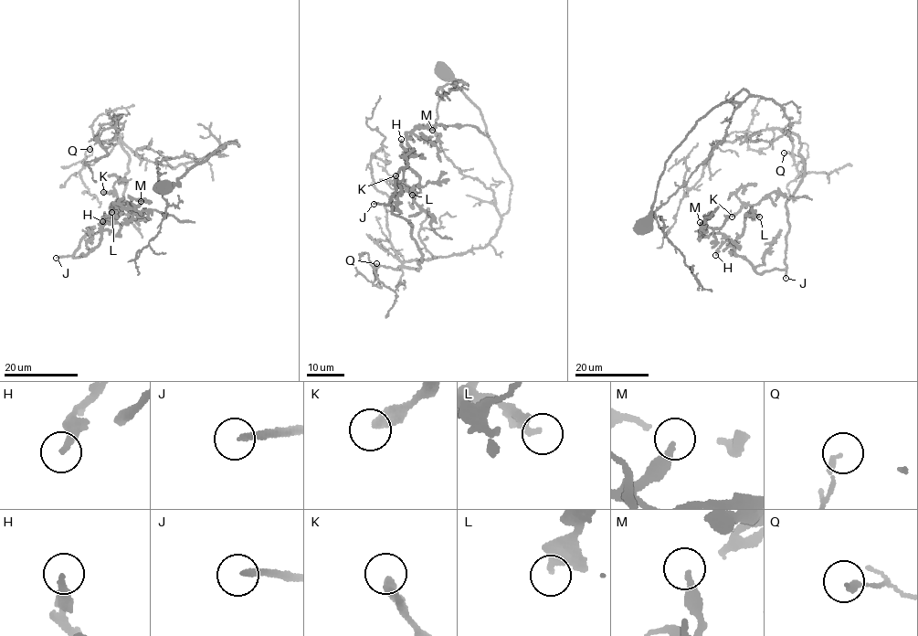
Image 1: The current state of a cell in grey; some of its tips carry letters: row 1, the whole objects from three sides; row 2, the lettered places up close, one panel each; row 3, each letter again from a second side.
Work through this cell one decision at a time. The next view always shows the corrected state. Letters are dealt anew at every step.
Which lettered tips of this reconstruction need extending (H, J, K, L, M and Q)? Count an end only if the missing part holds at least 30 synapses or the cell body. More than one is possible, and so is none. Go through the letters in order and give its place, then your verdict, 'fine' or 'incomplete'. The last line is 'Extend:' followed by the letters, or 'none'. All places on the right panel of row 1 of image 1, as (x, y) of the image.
H: (715, 255) | fine
J: (786, 278) | incomplete
K: (732, 217) | fine
L: (759, 217) | fine
M: (700, 222) | fine
Q: (784, 153) | fine
Extend: J

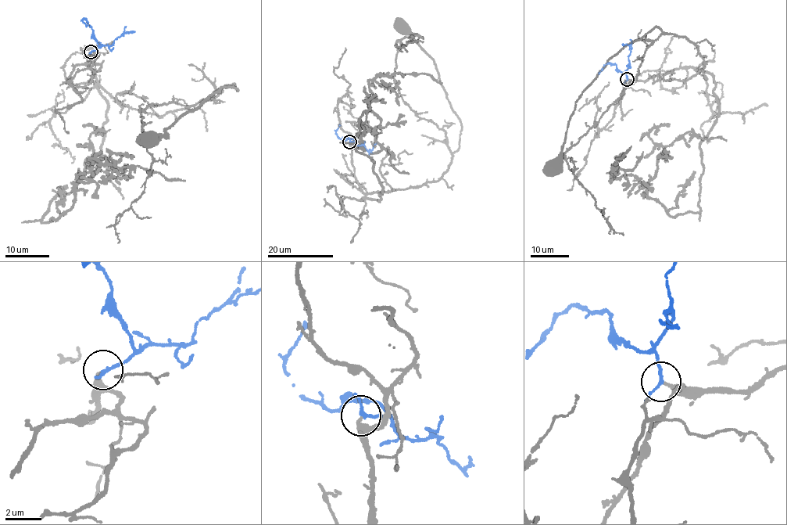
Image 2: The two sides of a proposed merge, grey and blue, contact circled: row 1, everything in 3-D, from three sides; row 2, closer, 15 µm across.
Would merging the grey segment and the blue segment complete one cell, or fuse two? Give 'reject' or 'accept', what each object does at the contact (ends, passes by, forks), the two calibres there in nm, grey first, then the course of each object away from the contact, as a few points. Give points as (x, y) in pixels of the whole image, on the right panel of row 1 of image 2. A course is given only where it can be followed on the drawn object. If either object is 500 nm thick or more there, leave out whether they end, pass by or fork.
accept; grey ends; blue passes by; calibres 220 and 130 nm; course grey (627, 79), (703, 70), (705, 61), (699, 47), (658, 27), (620, 48), (575, 103), (555, 167); course blue (627, 79), (627, 75), (617, 69), (616, 65), (608, 63), (598, 74)

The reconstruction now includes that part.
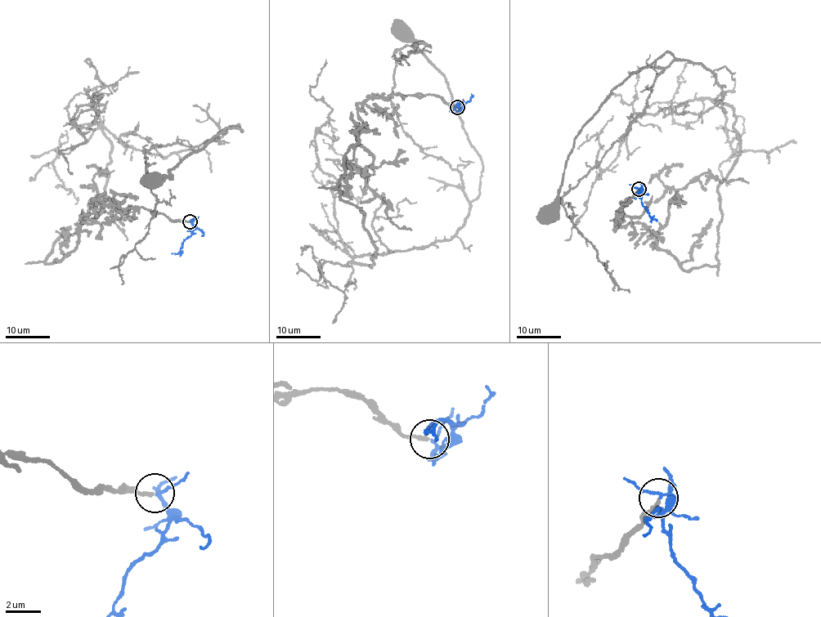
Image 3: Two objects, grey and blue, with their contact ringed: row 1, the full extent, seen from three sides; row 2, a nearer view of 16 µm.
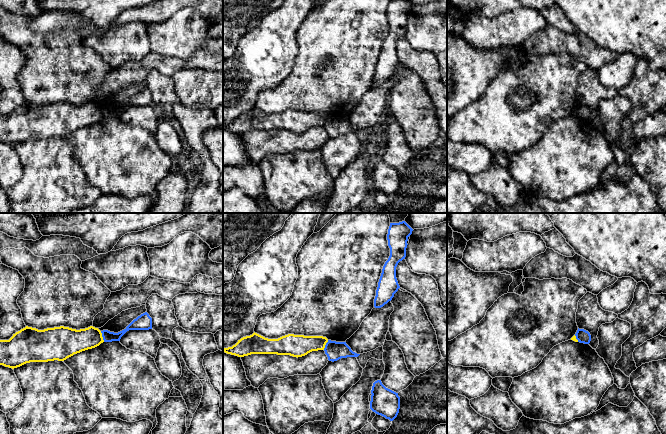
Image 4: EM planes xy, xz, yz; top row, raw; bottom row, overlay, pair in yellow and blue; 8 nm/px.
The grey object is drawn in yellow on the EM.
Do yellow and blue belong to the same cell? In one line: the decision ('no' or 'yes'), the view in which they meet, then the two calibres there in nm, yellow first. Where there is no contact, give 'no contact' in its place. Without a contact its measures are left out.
no | xy | 200/90 nm

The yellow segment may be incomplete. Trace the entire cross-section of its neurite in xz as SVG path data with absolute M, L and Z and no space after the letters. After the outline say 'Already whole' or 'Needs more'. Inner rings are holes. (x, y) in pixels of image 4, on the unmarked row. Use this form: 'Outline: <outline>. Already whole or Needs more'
Outline: M257 109L238 116L232 123L223 124L227 130L244 133L251 130L277 130L302 133L312 127L324 126L328 115L323 112L288 110L278 115L268 115Z. Already whole

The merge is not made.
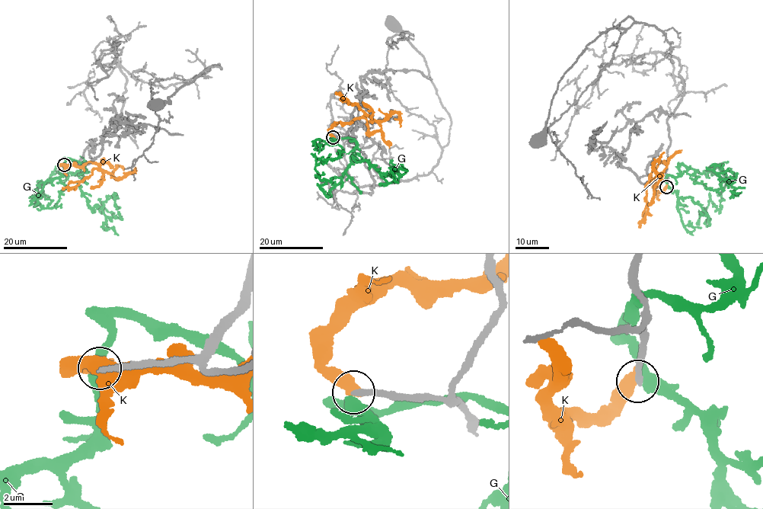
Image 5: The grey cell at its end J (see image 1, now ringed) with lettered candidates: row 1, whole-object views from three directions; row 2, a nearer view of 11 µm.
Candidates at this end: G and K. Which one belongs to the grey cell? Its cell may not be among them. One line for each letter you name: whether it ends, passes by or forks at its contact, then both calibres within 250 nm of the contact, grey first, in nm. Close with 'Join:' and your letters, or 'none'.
Join: none

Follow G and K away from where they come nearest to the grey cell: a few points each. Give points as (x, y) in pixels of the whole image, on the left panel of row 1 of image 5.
G: (64, 165), (71, 159), (86, 171), (84, 161), (74, 174), (56, 168), (44, 195), (35, 190), (49, 199)
K: (65, 165), (82, 166), (94, 163), (116, 178), (133, 171), (135, 167)

